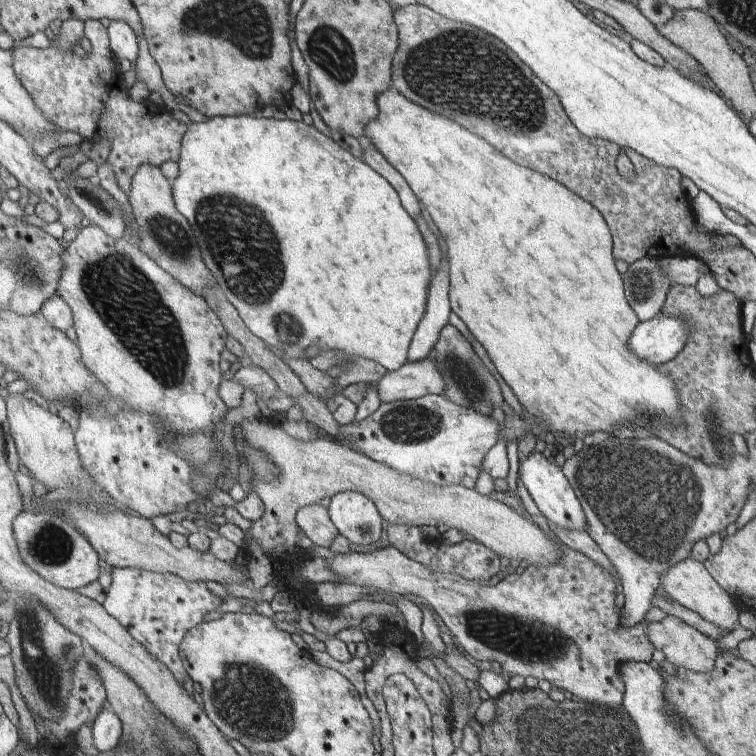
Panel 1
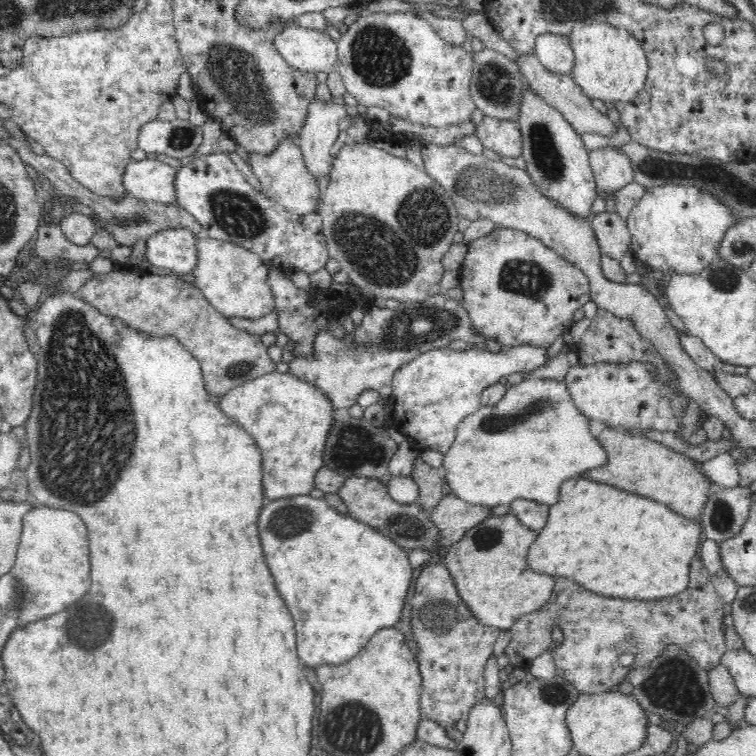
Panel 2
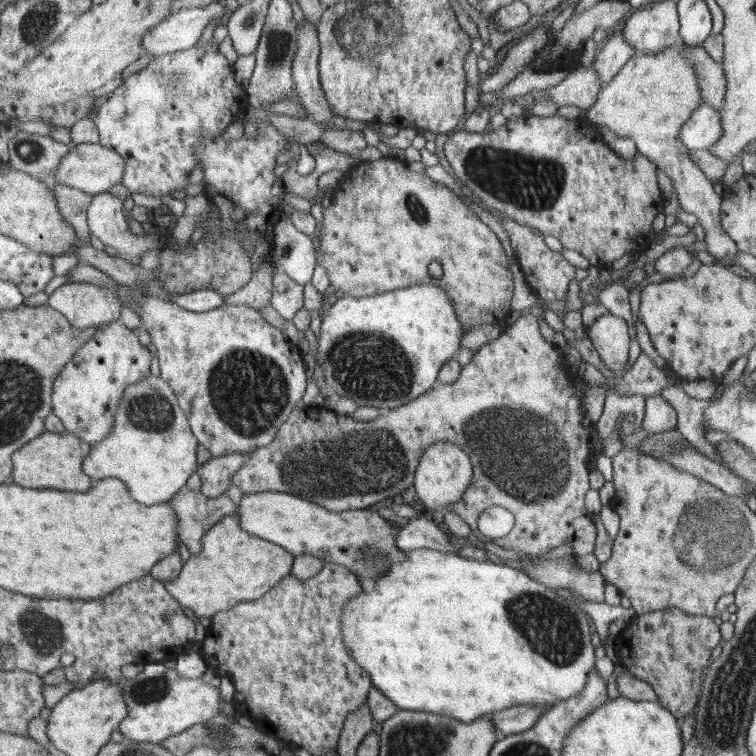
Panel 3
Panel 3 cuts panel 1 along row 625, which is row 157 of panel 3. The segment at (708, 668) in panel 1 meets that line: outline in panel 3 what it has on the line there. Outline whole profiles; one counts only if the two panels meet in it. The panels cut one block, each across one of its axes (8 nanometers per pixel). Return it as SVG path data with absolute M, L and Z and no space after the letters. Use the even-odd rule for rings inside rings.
M673 45L652 55L636 53L620 69L620 72L600 89L594 105L586 110L584 116L598 127L606 126L606 128L610 128L612 132L616 132L616 136L632 138L636 142L639 154L647 157L652 163L656 163L672 180L675 196L678 198L678 204L681 208L698 218L698 224L704 228L704 242L706 242L708 252L717 259L734 260L739 247L721 224L722 212L720 207L723 206L724 198L716 194L712 182L692 162L689 154L690 149L680 142L680 127L684 127L684 123L686 123L686 119L690 118L692 111L703 102L703 94L700 92L700 80L696 76L696 68L690 64L688 58L682 56L684 47L686 45Z

